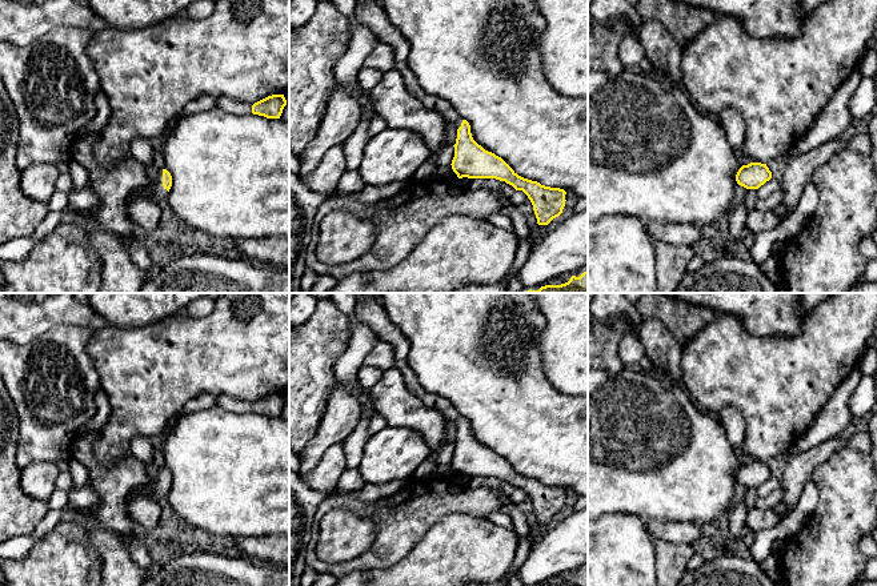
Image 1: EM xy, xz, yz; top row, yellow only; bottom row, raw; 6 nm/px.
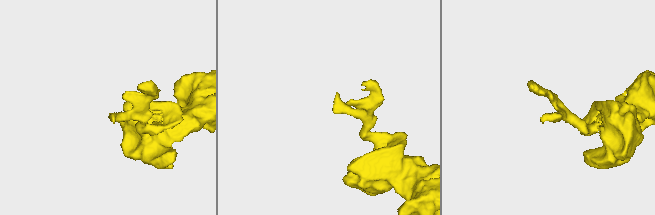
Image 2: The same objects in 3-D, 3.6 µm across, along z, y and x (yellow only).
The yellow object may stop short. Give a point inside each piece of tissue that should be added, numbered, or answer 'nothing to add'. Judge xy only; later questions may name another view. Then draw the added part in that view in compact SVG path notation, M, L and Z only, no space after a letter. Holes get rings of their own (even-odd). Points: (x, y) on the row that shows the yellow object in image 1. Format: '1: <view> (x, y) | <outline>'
1: xy (155, 191) | M163 169L155 180L148 180L145 186L136 190L143 190L147 194L145 198L159 204L168 194L168 190L163 186Z

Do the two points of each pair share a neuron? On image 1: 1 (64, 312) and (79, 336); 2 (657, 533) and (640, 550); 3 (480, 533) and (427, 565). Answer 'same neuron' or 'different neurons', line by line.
1: different neurons
2: different neurons
3: same neuron

